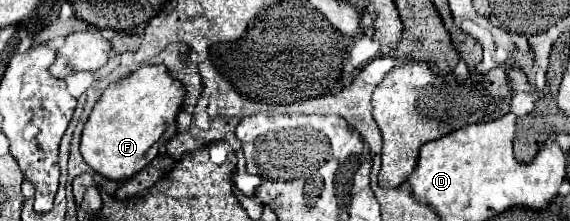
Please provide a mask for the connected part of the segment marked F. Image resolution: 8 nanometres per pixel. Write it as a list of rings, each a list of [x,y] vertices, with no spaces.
[[[144,65],[128,77],[110,83],[96,101],[82,131],[80,153],[84,161],[110,181],[132,177],[148,165],[148,151],[174,135],[174,119],[182,99],[184,87],[170,77],[164,65]]]

